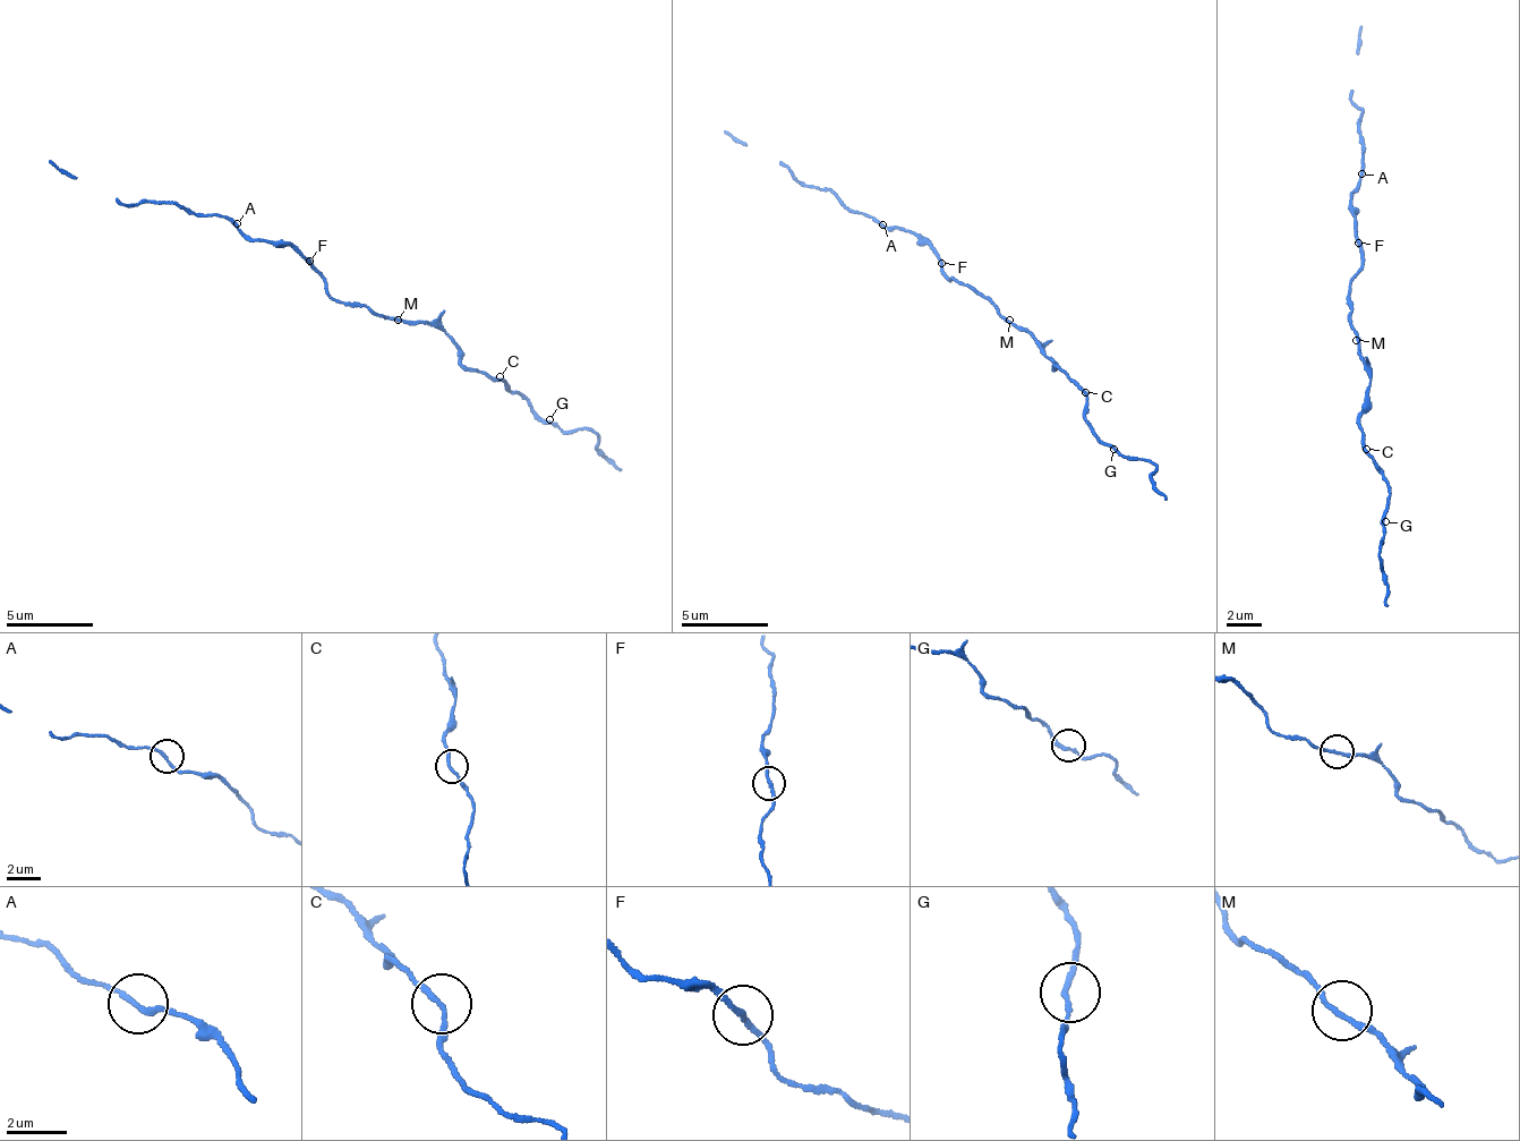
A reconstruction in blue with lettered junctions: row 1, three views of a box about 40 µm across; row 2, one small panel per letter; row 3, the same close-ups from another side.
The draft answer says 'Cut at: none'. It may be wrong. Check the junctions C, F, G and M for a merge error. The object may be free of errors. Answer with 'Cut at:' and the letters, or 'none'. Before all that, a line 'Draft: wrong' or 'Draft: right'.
Draft: right
Cut at: none

